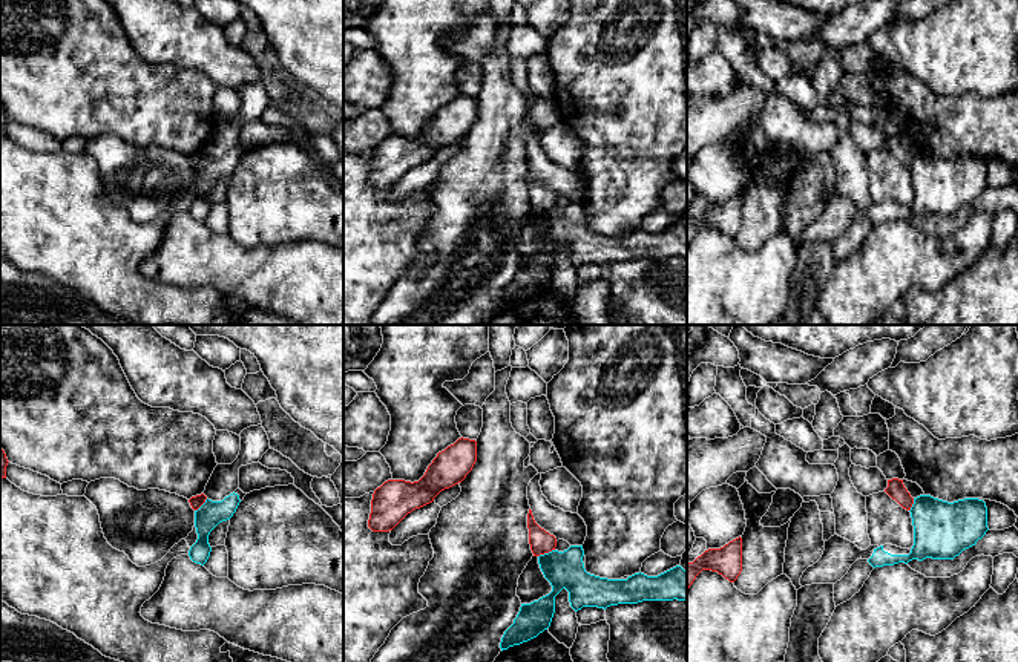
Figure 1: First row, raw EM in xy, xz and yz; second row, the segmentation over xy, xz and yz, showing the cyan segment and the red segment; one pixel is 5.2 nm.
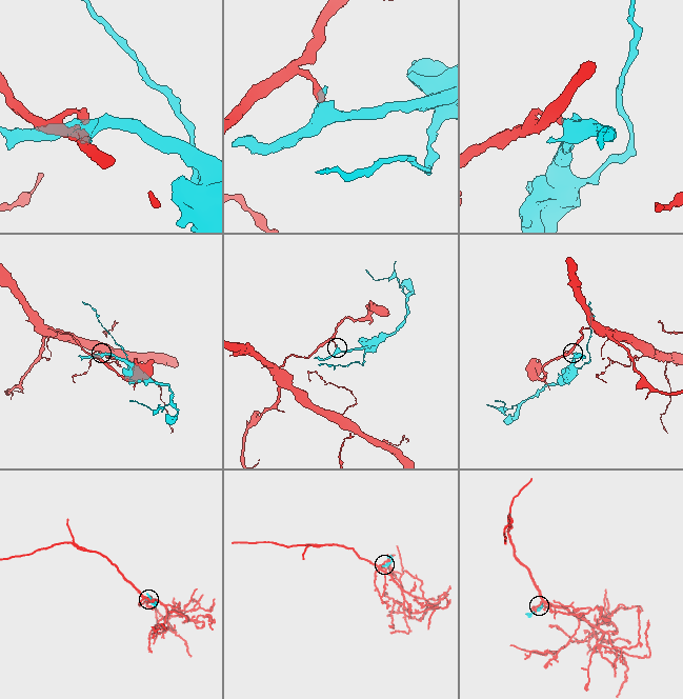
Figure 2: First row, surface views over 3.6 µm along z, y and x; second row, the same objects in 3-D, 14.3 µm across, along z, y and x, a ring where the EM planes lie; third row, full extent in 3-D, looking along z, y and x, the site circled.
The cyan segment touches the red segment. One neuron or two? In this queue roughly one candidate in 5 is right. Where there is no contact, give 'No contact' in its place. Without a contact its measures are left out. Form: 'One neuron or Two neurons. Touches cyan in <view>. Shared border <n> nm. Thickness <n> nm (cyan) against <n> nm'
Two neurons. Touches cyan in xz. Shared border 100 nm. Thickness 190 nm (cyan) against 120 nm

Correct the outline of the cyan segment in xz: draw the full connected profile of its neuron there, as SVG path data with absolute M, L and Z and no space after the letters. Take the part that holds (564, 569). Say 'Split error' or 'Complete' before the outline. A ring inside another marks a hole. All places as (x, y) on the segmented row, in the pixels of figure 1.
Complete. M570 546L564 552L552 550L538 556L540 569L550 582L552 592L530 604L521 604L514 624L504 631L500 648L520 645L537 637L550 627L555 613L555 596L566 588L570 607L607 608L618 604L642 601L687 601L687 572L676 565L658 576L635 573L627 579L607 579L590 575L584 569L583 546Z

